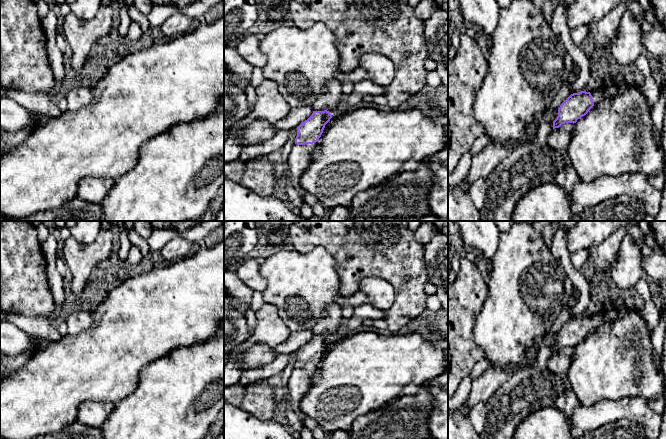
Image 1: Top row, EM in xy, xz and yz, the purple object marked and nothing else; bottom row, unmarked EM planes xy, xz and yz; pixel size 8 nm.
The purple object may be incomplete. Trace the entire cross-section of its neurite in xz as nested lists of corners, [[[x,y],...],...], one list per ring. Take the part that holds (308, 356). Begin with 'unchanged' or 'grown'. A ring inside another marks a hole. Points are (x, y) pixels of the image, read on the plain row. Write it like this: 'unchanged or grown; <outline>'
grown; [[[313,335],[312,339],[297,351],[295,367],[288,380],[289,394],[294,411],[303,422],[307,417],[300,409],[300,402],[310,388],[311,378],[332,339],[329,335]]]

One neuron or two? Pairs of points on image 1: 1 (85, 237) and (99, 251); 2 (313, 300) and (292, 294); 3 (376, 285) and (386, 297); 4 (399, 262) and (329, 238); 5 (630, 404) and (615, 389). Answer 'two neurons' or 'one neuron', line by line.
1: two neurons
2: one neuron
3: one neuron
4: one neuron
5: two neurons

